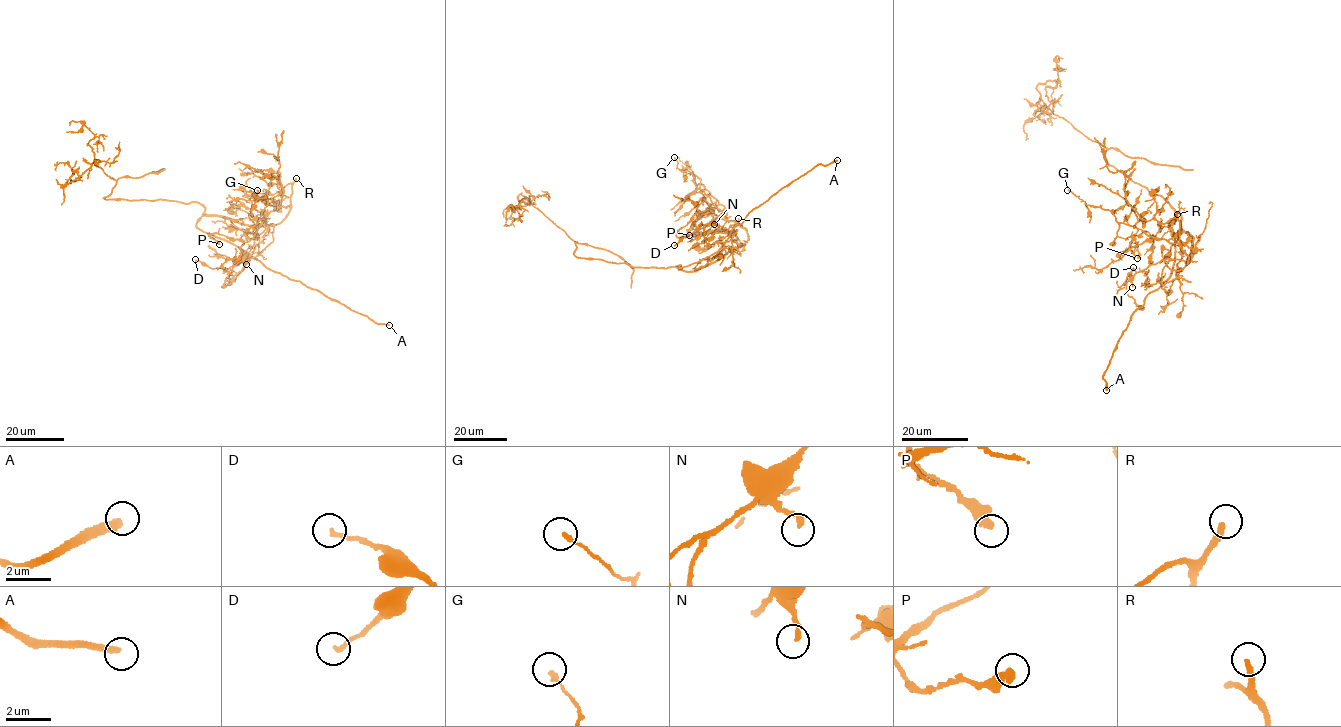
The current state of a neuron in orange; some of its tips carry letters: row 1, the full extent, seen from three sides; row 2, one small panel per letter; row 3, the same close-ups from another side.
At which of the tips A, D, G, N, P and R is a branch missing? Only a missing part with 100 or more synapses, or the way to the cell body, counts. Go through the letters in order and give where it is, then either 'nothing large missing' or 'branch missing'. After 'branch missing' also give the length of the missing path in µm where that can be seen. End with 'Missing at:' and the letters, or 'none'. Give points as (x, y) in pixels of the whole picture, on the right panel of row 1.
A: (1106, 390) | branch missing | 20 µm
D: (1133, 267) | nothing large missing
G: (1067, 190) | nothing large missing
N: (1132, 287) | nothing large missing
P: (1137, 258) | nothing large missing
R: (1177, 214) | branch missing | 50 µm
Missing at: A, R

